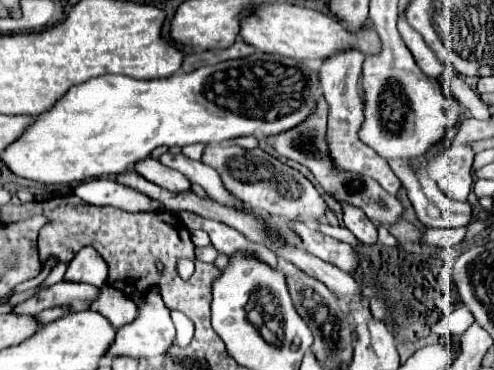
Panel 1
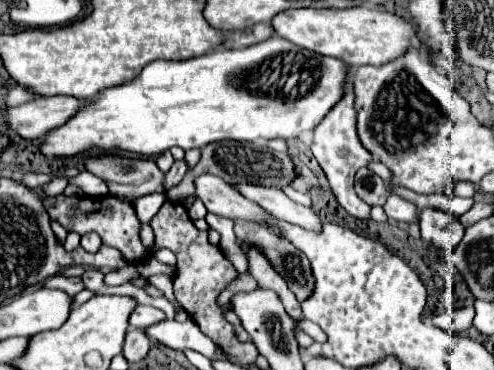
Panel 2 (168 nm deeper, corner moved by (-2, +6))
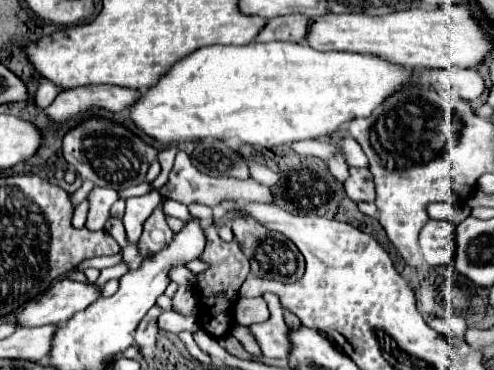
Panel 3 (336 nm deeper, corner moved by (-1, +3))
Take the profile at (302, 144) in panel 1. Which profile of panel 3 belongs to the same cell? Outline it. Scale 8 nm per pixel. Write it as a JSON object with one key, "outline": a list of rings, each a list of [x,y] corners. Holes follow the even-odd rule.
{"outline":[[[350,167],[350,179],[346,181],[346,195],[354,201],[368,201],[374,203],[376,199],[376,191],[374,191],[374,179],[370,175],[368,169],[358,169],[358,167]]]}

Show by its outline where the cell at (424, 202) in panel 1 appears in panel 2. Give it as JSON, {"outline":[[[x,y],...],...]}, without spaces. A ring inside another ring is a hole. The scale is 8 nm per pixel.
{"outline":[[[421,210],[421,238],[431,246],[451,252],[463,238],[463,224],[449,212],[443,210]]]}

